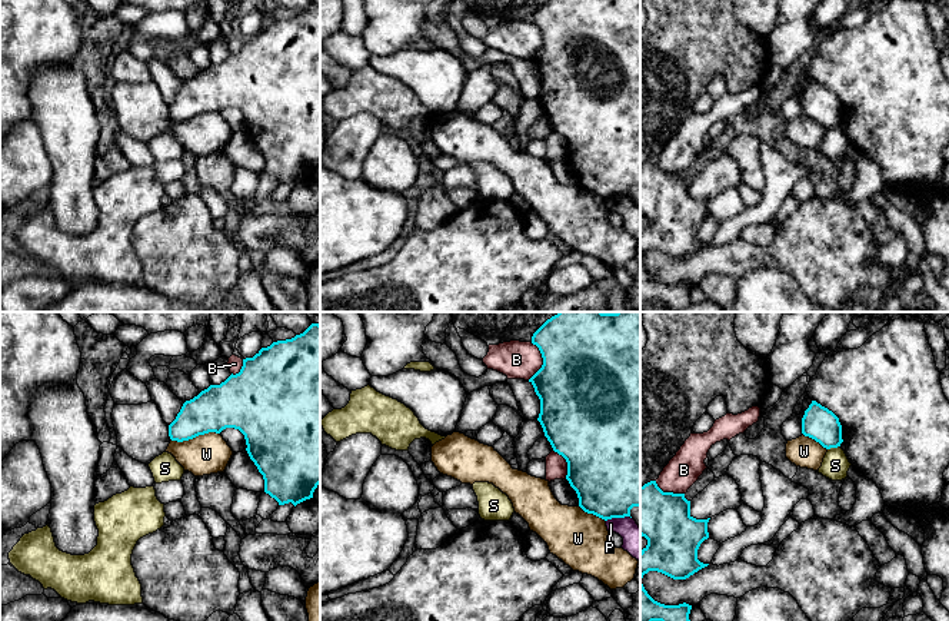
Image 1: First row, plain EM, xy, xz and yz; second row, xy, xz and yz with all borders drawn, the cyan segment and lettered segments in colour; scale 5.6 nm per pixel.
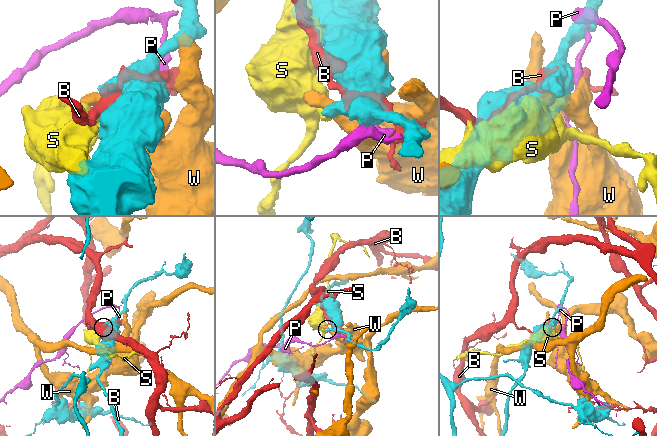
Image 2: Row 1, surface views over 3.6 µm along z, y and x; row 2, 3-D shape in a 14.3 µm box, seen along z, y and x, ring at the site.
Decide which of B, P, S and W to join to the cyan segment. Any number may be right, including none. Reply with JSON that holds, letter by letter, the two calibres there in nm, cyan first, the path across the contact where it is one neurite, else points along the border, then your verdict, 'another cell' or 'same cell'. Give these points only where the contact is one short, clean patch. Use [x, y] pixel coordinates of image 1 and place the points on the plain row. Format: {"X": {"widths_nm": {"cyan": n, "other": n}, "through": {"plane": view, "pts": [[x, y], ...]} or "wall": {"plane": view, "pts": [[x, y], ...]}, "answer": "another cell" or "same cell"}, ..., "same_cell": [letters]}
{"B": {"widths_nm": {"cyan": 500, "other": 220}, "answer": "another cell"}, "P": {"widths_nm": {"cyan": 440, "other": 170}, "wall": {"plane": "xz", "pts": [[630, 196], [612, 196], [606, 201]]}, "answer": "another cell"}, "S": {"widths_nm": {"cyan": 190, "other": 150}, "wall": {"plane": "yz", "pts": [[839, 125], [828, 129]]}, "answer": "another cell"}, "W": {"widths_nm": {"cyan": 260, "other": 220}, "answer": "another cell"}, "same_cell": []}

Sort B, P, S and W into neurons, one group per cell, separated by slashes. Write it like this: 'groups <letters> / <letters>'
groups B / P / S / W

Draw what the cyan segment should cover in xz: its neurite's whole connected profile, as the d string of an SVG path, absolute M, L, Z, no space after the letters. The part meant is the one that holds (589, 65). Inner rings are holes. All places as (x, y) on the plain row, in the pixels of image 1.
M546 0L533 13L532 23L543 37L542 47L529 59L540 79L537 100L553 130L567 142L566 159L577 173L579 186L605 200L630 196L630 189L640 186L640 0Z

